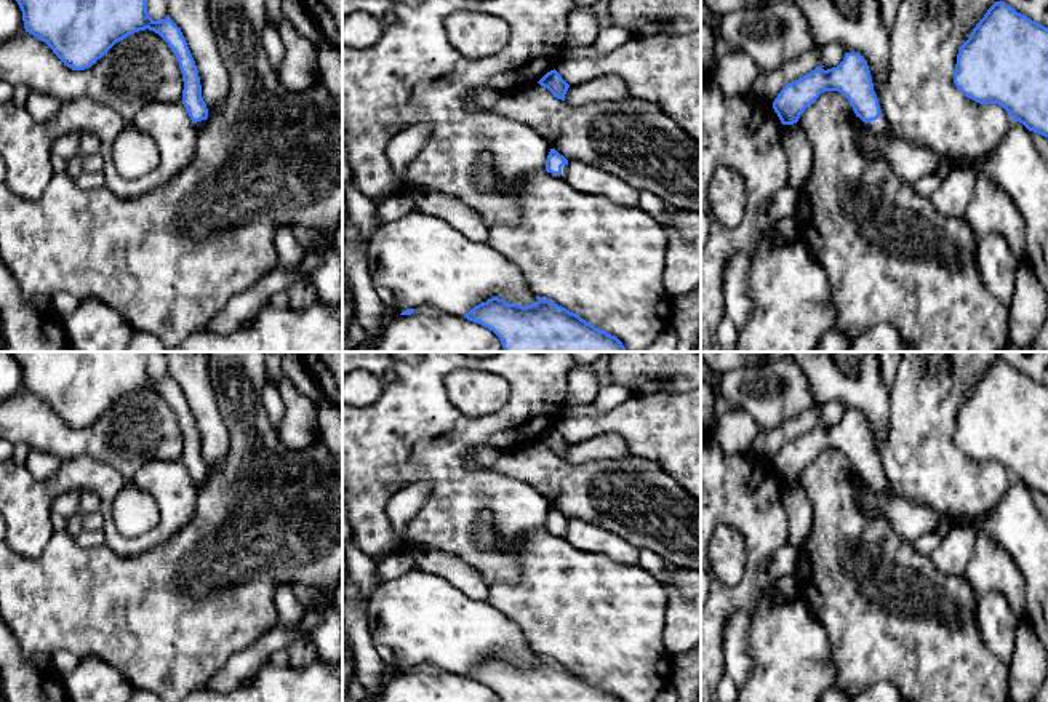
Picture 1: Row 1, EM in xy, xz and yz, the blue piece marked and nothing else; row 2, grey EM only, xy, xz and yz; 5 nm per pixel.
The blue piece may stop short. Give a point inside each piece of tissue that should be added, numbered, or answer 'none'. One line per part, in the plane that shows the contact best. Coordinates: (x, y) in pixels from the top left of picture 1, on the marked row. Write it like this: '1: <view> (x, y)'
1: yz (880, 127)

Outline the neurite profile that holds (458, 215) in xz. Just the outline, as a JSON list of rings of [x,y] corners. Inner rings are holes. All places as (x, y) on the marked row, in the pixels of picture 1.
[[[422,189],[411,192],[416,209],[445,219],[451,227],[475,243],[488,243],[490,227],[485,221],[461,200]]]

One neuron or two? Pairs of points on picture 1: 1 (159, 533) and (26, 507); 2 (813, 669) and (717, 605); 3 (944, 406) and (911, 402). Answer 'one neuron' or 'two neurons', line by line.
1: one neuron
2: two neurons
3: one neuron

